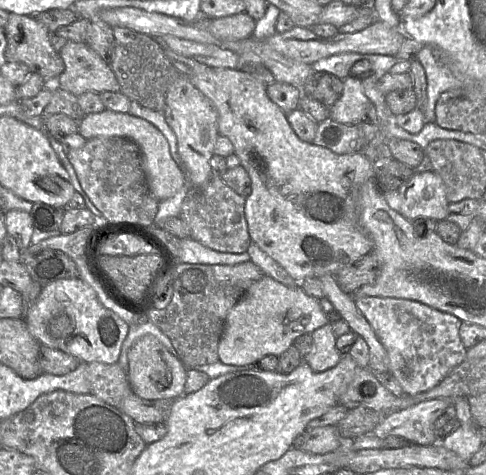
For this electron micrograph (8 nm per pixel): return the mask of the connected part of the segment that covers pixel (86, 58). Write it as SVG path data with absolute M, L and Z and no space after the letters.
M68 41L59 51L65 69L54 81L56 87L76 96L86 92L120 91L118 80L108 62L87 43Z

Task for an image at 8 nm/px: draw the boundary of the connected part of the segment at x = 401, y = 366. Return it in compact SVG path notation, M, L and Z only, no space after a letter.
M361 296L355 297L354 301L384 346L389 358L389 372L398 381L405 395L413 396L434 388L452 369L466 360L468 349L459 335L462 321L455 315L402 298Z

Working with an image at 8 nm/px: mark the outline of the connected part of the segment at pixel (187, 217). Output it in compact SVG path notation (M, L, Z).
M213 177L201 187L192 187L185 198L179 218L189 229L189 238L223 253L244 253L251 238L245 216L246 198L232 190L221 177Z

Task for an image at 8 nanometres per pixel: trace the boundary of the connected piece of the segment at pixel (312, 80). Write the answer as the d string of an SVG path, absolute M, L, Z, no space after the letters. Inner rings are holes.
M313 72L301 88L302 94L330 108L341 96L343 79L327 72Z

